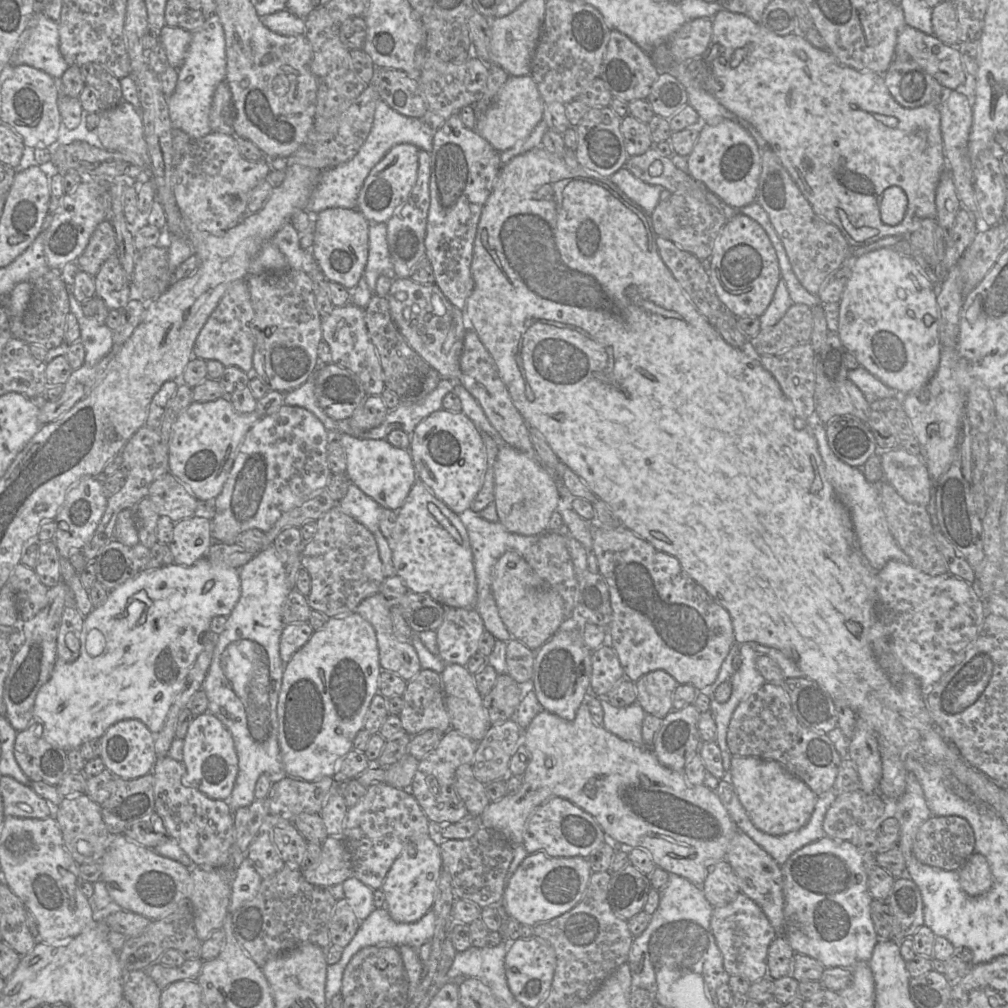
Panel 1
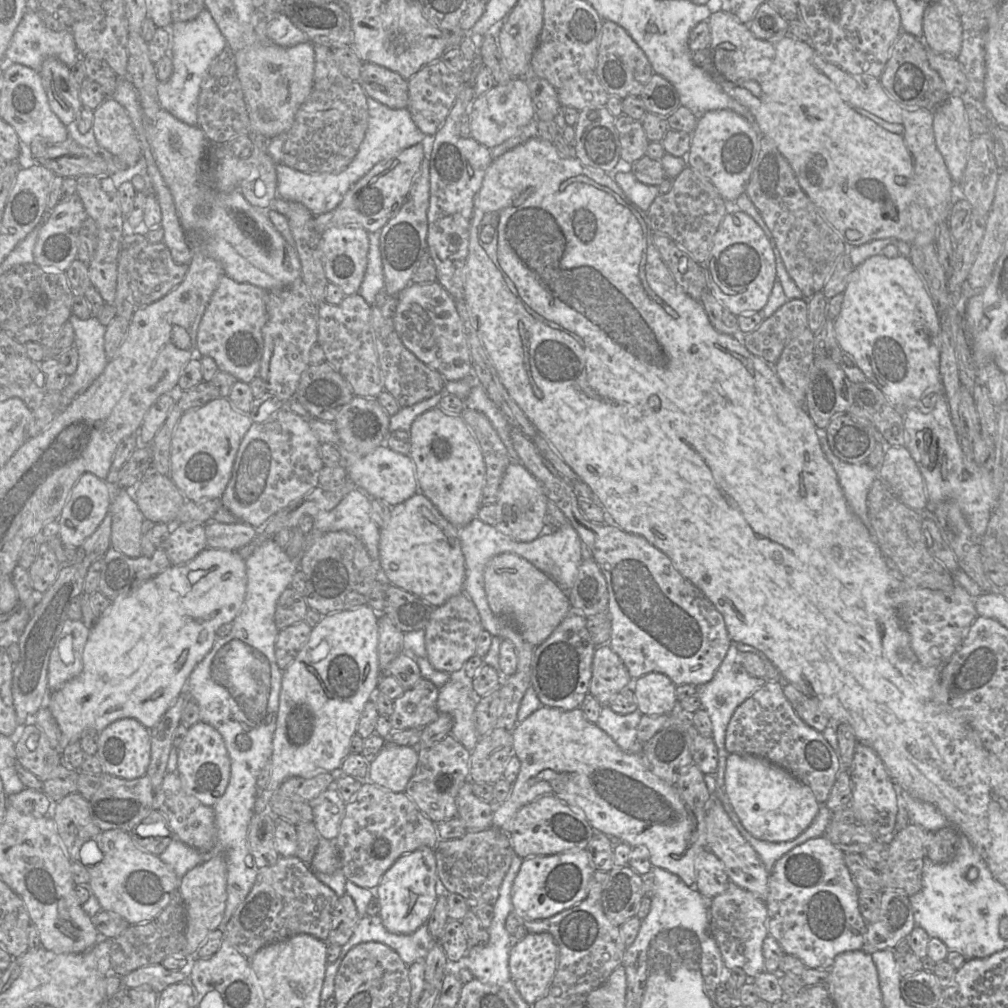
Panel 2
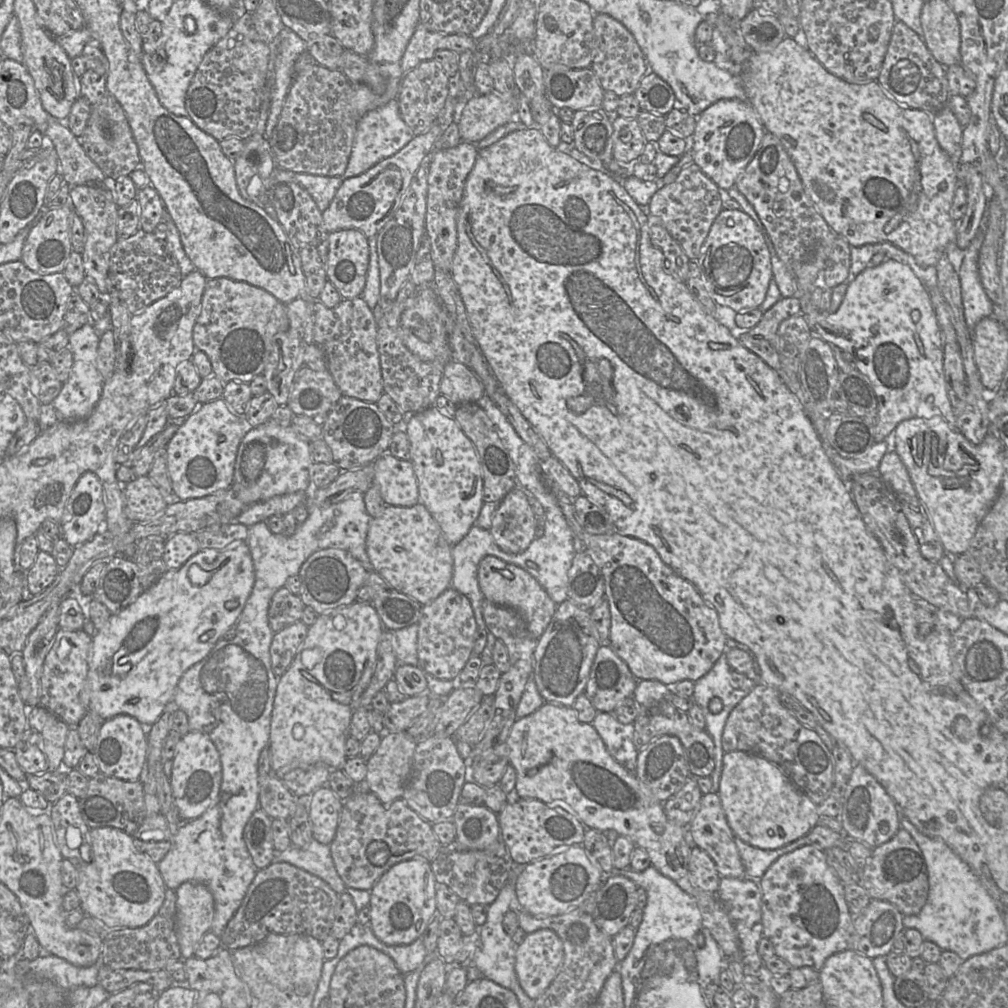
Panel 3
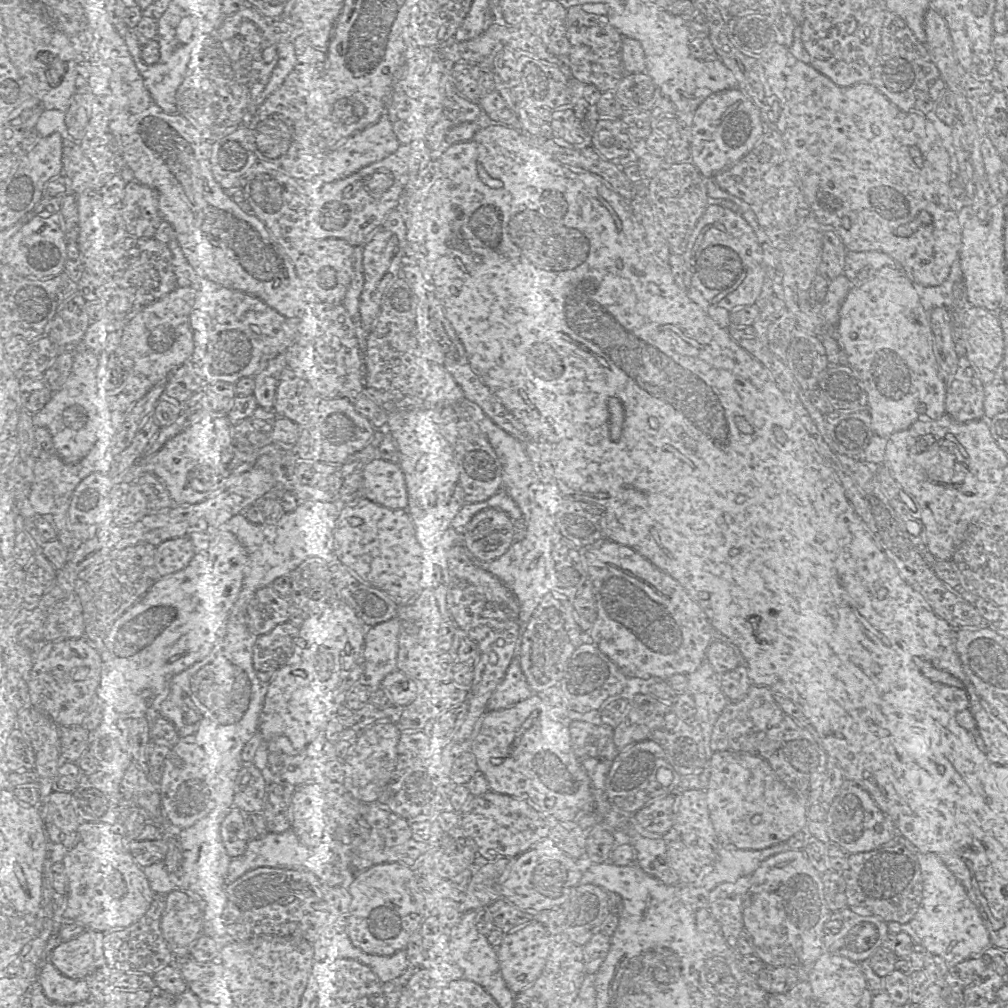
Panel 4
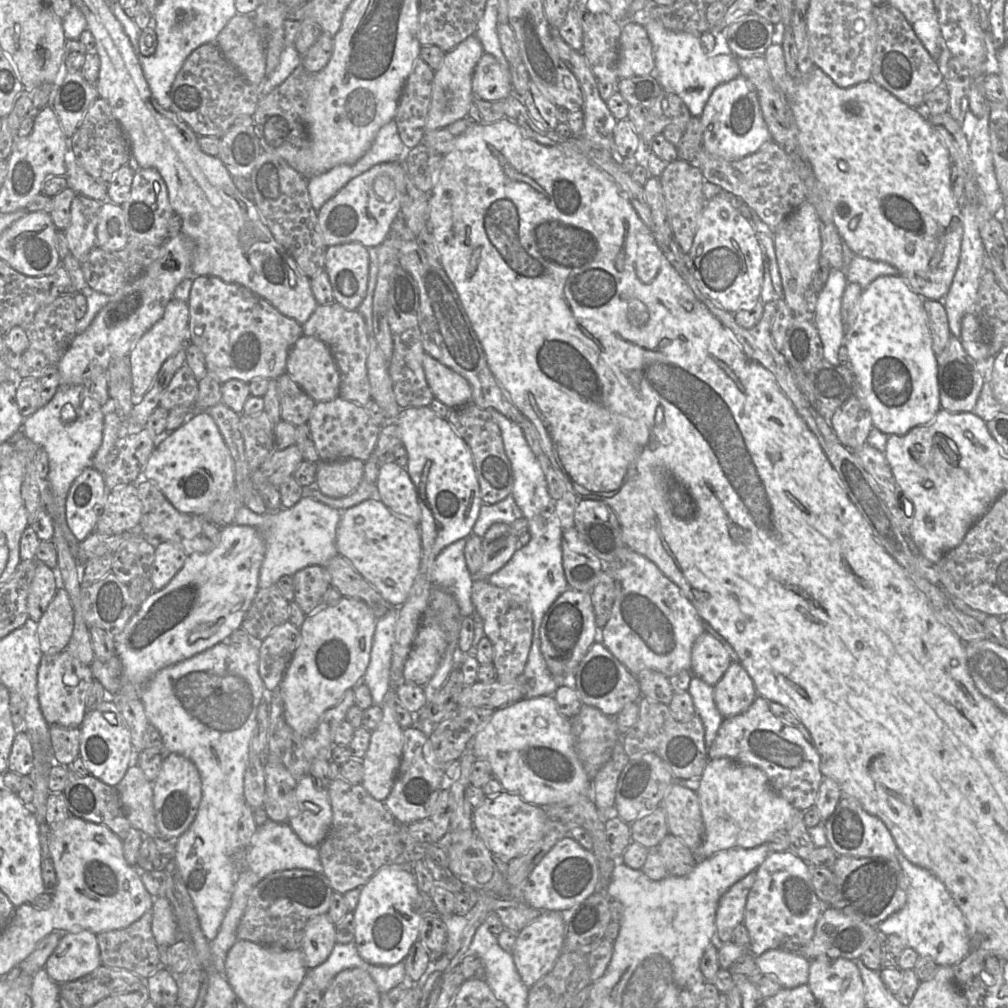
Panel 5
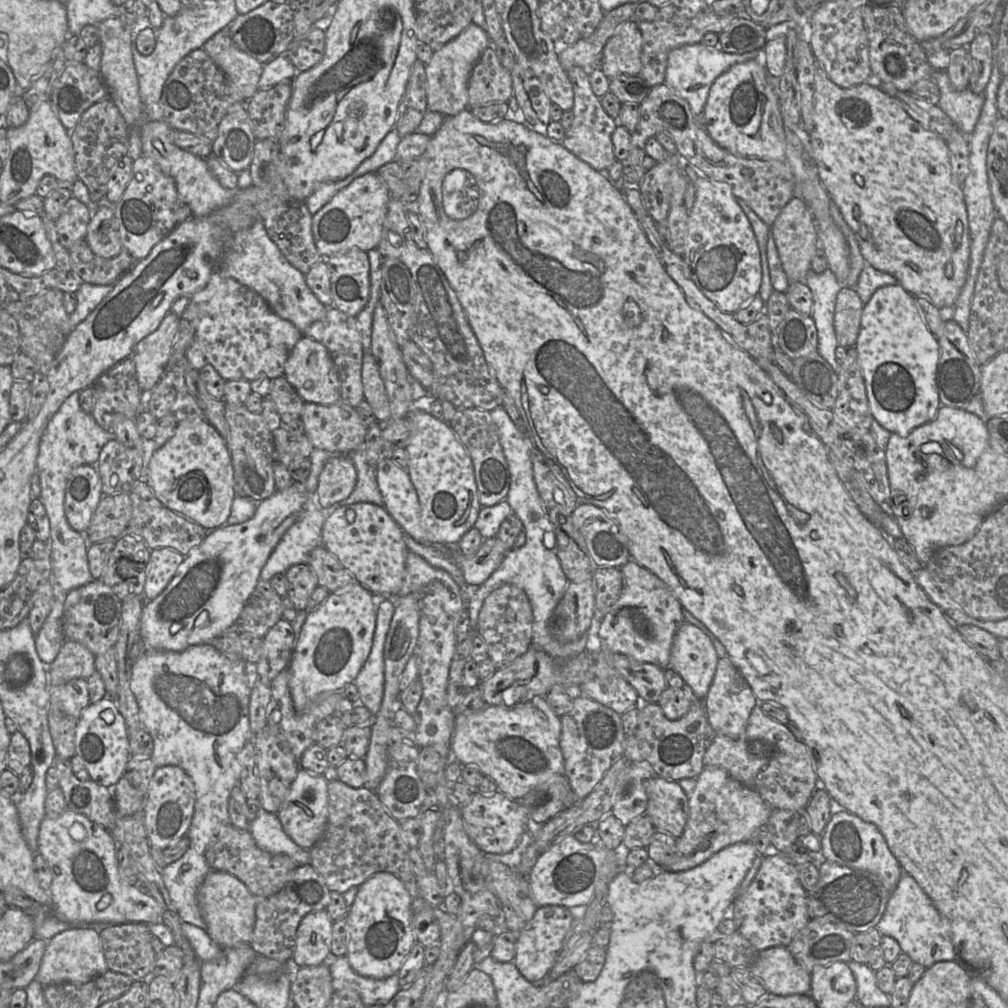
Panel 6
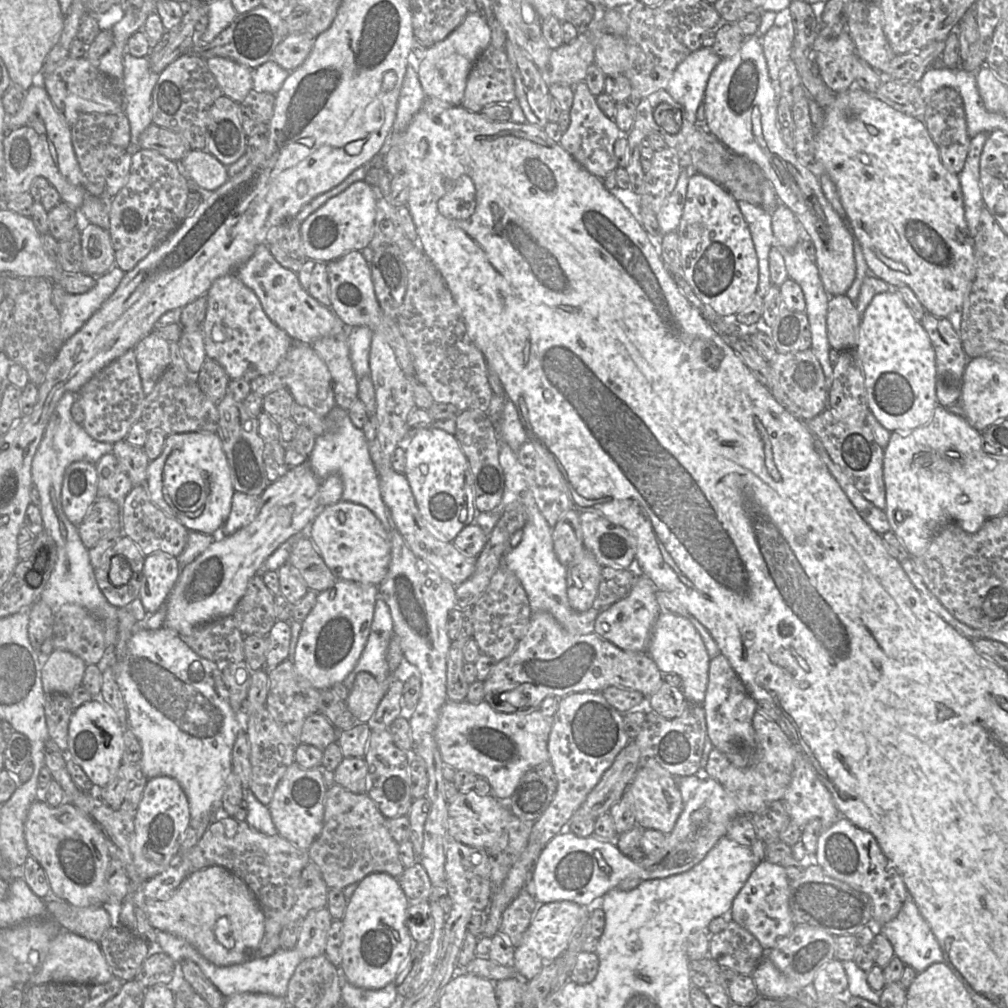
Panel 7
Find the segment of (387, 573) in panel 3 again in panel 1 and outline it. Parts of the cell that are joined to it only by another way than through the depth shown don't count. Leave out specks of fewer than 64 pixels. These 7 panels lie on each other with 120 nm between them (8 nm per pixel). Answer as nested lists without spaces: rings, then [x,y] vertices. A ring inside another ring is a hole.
[[[419,479],[411,488],[402,507],[397,510],[397,524],[393,537],[395,539],[395,547],[392,549],[393,565],[396,575],[402,579],[409,591],[427,593],[444,607],[476,608],[477,581],[466,526],[460,515],[439,500]]]

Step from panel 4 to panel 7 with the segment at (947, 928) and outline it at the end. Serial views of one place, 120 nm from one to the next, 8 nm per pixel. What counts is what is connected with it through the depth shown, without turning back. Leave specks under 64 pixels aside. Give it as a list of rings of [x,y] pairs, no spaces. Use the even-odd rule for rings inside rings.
[[[910,896],[898,915],[877,928],[877,933],[884,935],[892,944],[895,956],[917,973],[945,961],[938,941]]]

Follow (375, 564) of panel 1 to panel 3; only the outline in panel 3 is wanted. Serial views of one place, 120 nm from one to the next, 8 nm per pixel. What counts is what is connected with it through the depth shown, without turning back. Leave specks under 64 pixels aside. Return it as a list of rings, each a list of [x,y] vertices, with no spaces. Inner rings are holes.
[[[337,548],[321,549],[311,554],[299,570],[301,580],[300,598],[305,606],[311,607],[318,615],[356,601],[359,588],[364,585],[367,570],[350,553]]]

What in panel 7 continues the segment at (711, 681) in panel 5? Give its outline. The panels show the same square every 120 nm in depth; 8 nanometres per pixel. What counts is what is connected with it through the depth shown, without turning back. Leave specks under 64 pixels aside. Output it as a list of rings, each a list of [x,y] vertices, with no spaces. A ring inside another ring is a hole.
[[[661,611],[652,629],[647,654],[663,674],[680,676],[682,680],[681,691],[688,704],[703,705],[711,659],[700,634],[688,619],[671,612]]]

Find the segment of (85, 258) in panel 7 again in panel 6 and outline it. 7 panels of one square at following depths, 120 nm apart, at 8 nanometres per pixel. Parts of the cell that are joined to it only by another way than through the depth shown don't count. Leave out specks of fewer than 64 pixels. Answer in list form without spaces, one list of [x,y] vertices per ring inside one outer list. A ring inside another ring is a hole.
[[[101,206],[92,213],[85,240],[91,250],[103,258],[112,258],[123,250],[114,208]]]

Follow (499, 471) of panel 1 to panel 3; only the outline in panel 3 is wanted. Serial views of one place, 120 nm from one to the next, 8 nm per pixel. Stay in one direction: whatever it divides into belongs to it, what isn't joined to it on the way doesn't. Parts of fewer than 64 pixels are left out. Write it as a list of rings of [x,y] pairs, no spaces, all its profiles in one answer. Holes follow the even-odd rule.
[[[515,487],[500,502],[490,532],[504,552],[523,552],[535,538],[536,520],[527,493]]]

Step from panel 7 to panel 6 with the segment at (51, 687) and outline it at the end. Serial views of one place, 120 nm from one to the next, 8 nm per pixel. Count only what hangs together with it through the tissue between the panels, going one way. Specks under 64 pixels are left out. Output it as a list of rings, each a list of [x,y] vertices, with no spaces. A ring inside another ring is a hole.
[[[66,639],[54,661],[50,664],[46,664],[49,685],[57,686],[73,679],[89,678],[96,671],[95,657],[96,656],[82,643]]]

